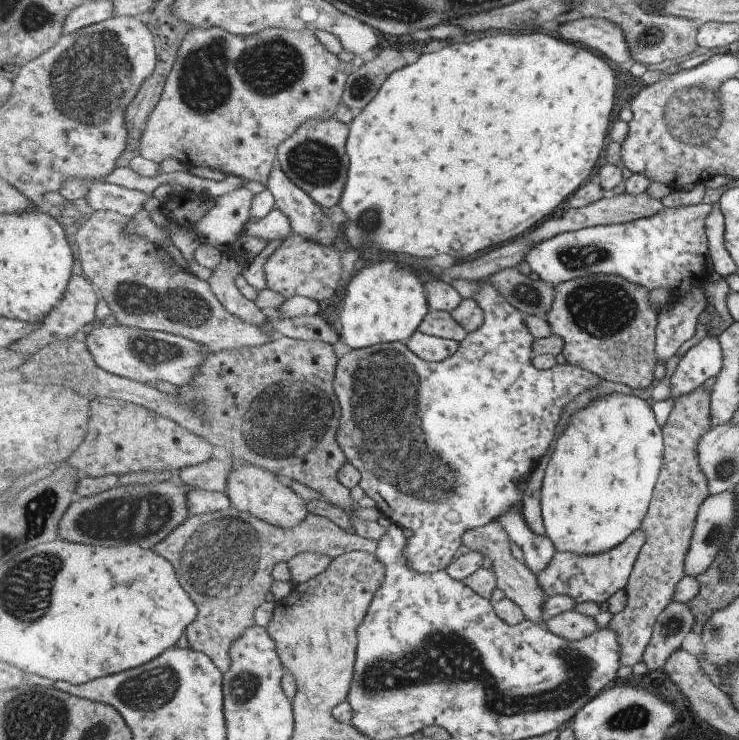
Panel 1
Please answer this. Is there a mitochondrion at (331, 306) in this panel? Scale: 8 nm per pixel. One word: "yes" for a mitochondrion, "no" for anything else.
no

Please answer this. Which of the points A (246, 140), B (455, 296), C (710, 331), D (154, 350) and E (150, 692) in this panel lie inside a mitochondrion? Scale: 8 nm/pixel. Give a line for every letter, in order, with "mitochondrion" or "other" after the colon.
A: other
B: other
C: other
D: mitochondrion
E: mitochondrion

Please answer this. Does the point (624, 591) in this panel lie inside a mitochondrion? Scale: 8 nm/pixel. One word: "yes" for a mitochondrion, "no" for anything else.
no

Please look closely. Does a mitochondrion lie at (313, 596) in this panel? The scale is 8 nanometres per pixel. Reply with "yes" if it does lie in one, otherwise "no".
no

